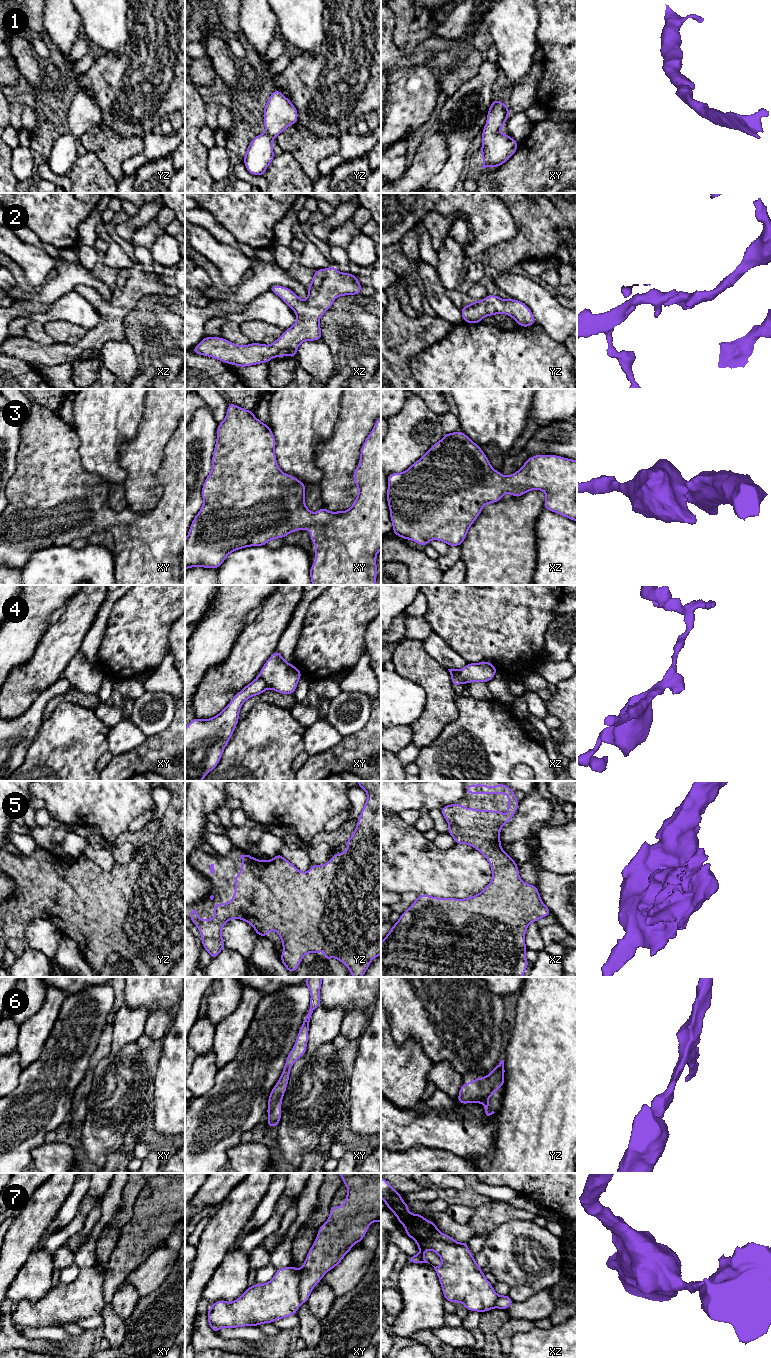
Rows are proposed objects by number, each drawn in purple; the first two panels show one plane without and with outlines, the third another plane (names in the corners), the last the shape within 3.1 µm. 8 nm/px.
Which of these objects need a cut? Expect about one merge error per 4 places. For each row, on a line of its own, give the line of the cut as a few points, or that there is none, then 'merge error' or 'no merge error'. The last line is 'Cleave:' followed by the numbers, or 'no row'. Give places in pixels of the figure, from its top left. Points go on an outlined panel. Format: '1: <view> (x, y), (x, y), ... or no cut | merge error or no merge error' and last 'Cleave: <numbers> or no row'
1: no cut | no merge error
2: no cut | no merge error
3: no cut | no merge error
4: xy (259, 675), (268, 687) | merge error
5: no cut | no merge error
6: no cut | no merge error
7: xy (298, 1270), (300, 1275), (299, 1300), (301, 1302) | merge error
Cleave: 4, 7

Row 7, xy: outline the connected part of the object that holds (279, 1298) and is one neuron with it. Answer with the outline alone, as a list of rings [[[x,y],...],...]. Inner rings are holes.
[[[293,1265],[276,1270],[274,1277],[265,1284],[256,1283],[248,1287],[244,1293],[233,1302],[218,1300],[210,1306],[207,1319],[210,1328],[218,1334],[221,1328],[237,1328],[259,1326],[273,1323],[281,1318],[288,1318],[298,1311],[301,1301],[299,1294],[301,1275]]]

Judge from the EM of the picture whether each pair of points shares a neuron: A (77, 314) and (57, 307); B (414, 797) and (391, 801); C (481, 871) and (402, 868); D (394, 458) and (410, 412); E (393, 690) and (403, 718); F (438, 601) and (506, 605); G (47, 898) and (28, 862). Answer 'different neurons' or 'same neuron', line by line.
A: same neuron
B: same neuron
C: same neuron
D: same neuron
E: same neuron
F: same neuron
G: same neuron

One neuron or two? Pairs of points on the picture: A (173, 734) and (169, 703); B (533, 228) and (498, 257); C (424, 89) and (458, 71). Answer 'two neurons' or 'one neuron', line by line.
A: two neurons
B: one neuron
C: two neurons

